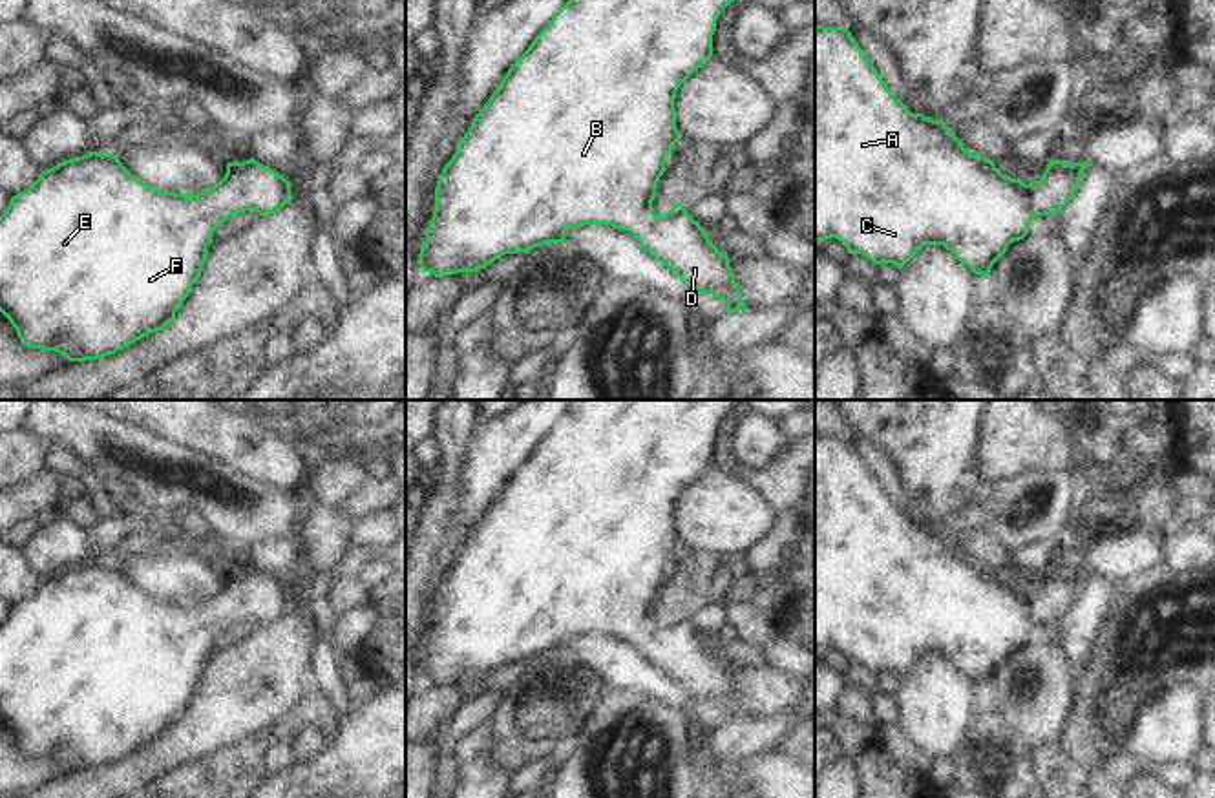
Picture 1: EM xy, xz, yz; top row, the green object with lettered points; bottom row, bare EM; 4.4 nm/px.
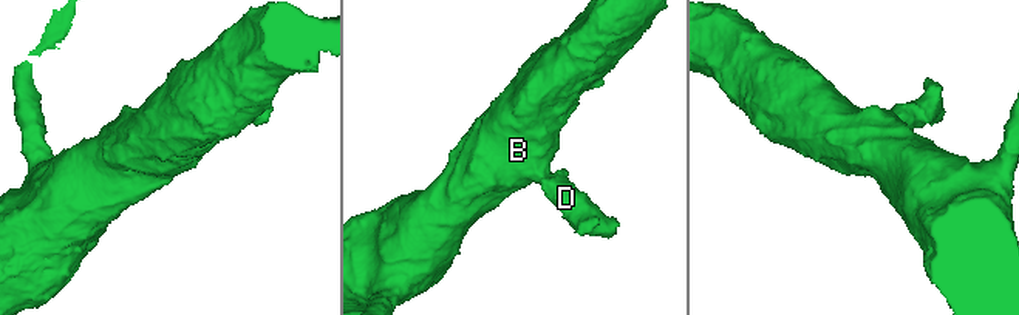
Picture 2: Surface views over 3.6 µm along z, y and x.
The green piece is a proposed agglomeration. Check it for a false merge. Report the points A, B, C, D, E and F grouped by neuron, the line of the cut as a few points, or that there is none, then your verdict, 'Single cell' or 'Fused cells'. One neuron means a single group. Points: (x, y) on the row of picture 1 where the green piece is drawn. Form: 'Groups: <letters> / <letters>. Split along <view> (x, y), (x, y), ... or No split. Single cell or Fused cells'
Groups: A B C D E F. No split. Single cell

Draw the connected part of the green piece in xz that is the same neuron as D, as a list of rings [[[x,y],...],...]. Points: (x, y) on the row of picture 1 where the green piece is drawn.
[[[568,0],[512,64],[490,100],[475,115],[435,188],[435,210],[420,248],[422,272],[444,278],[477,272],[504,254],[565,243],[572,226],[610,225],[630,232],[643,250],[680,281],[727,305],[727,314],[747,309],[729,267],[707,230],[681,203],[656,215],[652,201],[667,157],[680,141],[674,99],[681,82],[713,57],[720,13],[734,0]]]

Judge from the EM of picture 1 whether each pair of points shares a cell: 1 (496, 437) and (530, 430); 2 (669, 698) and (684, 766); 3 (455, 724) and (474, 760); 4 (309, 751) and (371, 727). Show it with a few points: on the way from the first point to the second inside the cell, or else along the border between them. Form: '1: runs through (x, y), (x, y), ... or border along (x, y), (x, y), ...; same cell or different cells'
1: runs through (505, 437), (521, 430); same cell
2: border along (631, 692), (682, 711); different cells
3: border along (488, 718), (481, 720), (455, 744), (452, 778); different cells
4: border along (326, 744), (309, 762); different cells

